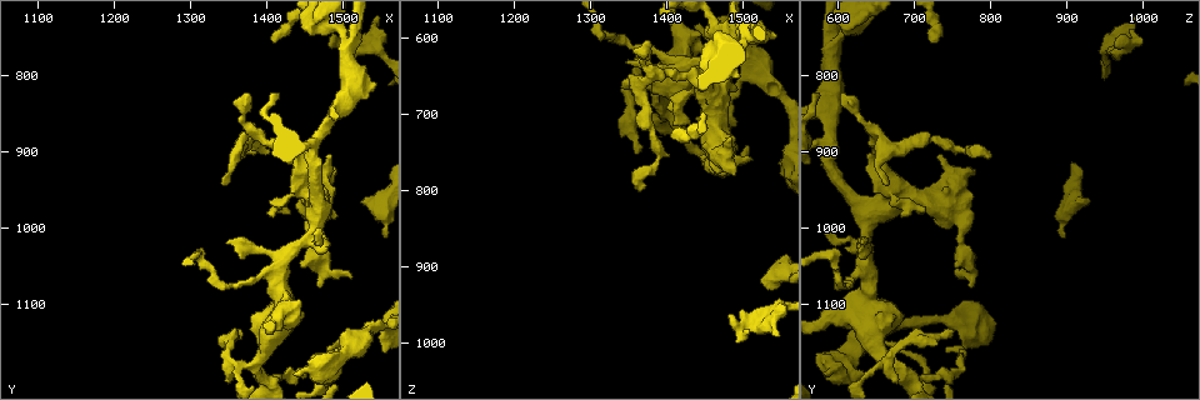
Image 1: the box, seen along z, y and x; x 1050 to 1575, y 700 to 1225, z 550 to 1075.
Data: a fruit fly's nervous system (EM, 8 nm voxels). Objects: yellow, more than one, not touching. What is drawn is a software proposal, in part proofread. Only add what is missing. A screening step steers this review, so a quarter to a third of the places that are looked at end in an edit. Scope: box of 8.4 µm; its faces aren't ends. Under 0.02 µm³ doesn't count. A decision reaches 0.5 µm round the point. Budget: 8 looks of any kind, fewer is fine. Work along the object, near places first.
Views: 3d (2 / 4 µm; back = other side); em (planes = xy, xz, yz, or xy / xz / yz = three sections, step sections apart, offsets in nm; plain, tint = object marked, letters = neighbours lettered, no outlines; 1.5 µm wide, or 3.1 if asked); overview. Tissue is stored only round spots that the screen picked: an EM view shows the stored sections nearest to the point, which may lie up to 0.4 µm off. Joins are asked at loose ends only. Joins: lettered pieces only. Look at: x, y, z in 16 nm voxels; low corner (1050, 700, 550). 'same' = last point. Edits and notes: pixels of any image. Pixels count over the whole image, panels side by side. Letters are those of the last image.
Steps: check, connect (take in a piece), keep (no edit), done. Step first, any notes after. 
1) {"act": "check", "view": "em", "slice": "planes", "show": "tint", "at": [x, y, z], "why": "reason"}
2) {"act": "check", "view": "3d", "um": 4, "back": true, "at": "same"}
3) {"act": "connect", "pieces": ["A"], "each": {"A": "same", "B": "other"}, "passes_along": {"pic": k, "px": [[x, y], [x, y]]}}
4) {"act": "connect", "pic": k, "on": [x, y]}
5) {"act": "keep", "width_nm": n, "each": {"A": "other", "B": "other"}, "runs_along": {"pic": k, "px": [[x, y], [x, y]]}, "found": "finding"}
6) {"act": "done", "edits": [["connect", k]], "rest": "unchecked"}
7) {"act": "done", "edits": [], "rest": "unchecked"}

{"act": "check", "view": "3d", "um": 2, "at": [1380, 825, 605], "why": "free end"}

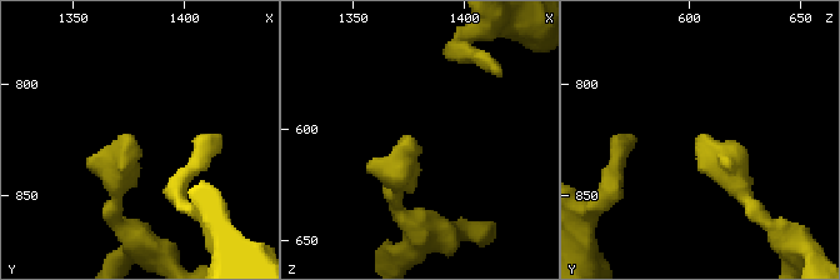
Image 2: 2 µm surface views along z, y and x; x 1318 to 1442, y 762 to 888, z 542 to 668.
{"act": "check", "view": "em", "slice": "planes", "show": "letters", "at": [1375, 825, 605], "why": "need the tissue"}

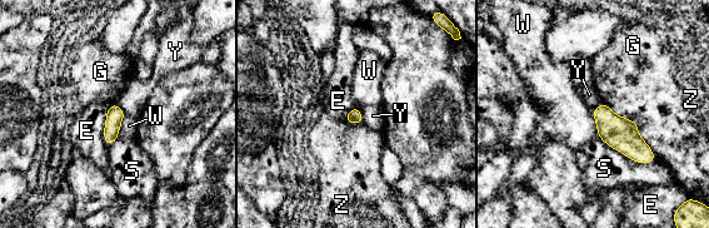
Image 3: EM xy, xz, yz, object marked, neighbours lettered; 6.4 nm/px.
{"act": "keep", "width_nm": 100, "each": {"E": "other", "G": "other", "S": "other", "W": "other", "Y": "other", "Z": "other"}, "found": "none of them fits"}

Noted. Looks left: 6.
{"act": "check", "view": "em", "slice": "planes", "show": "tint", "at": [1360, 910, 800], "why": "free end"}

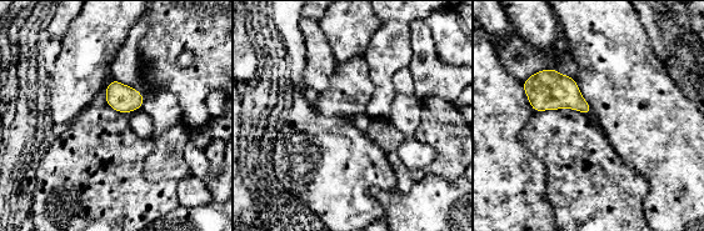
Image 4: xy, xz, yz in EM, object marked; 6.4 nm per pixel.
{"act": "check", "view": "em", "slice": "planes", "show": "letters", "at": "same", "why": "see the neighbours"}

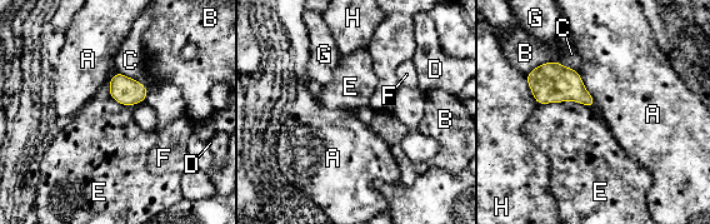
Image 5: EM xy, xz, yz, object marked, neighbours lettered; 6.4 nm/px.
{"act": "keep", "each": {"A": "other", "B": "other", "C": "other", "D": "other", "E": "other", "F": "other", "G": "other", "H": "other"}, "border": {"pic": 5, "px": [[538, 104], [574, 100], [590, 109]]}, "found": "none of them fits"}

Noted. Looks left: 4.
{"act": "check", "view": "em", "slice": "xz", "step": 4, "show": "letters", "at": [1505, 740, 985], "why": "an open end"}

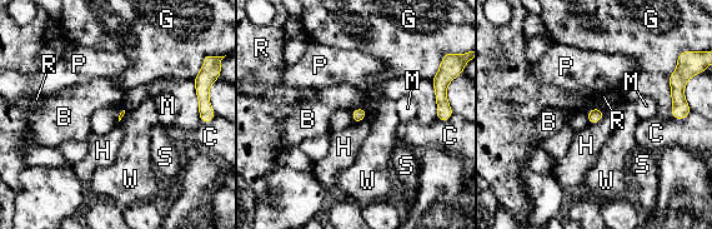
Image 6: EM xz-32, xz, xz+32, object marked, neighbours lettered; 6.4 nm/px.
{"act": "keep", "each": {"B": "other", "C": "other", "G": "other", "H": "other", "M": "other", "P": "other", "R": "other", "S": "other", "W": "other"}, "found": "no lettered piece goes on from it"}

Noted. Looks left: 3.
{"act": "done", "edits": [], "rest": "unchecked"}

